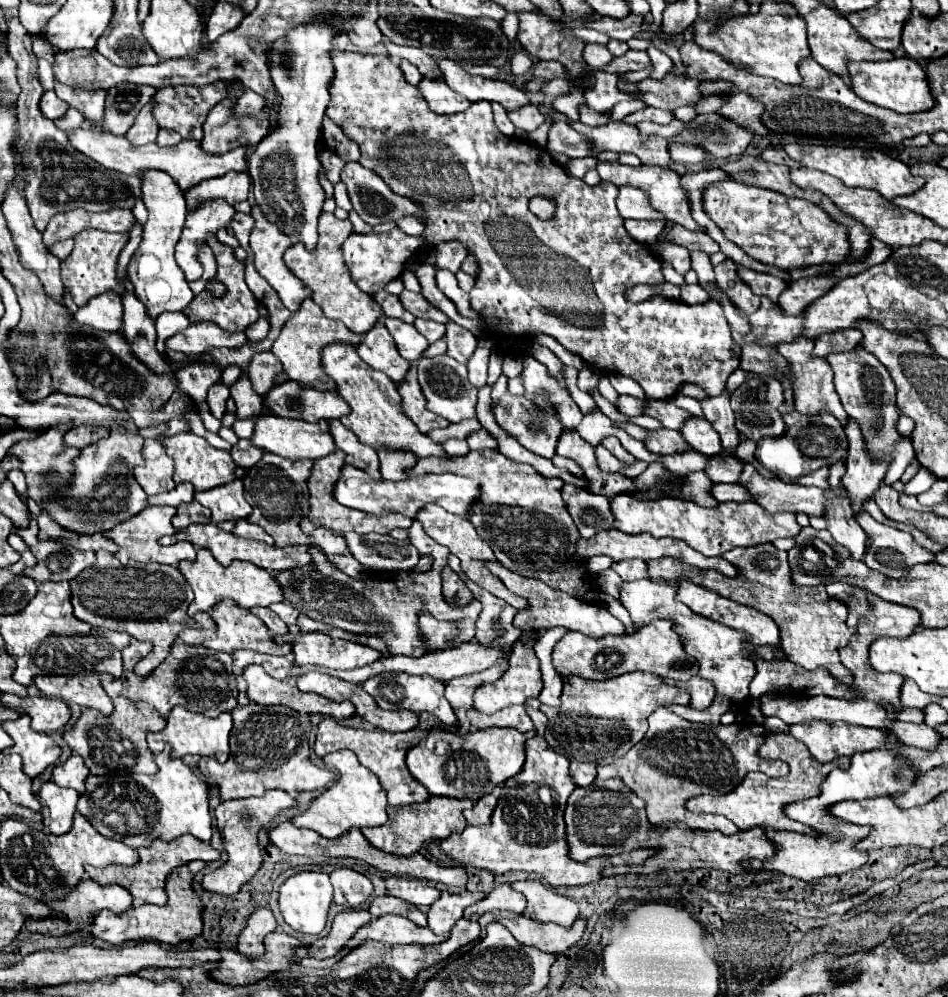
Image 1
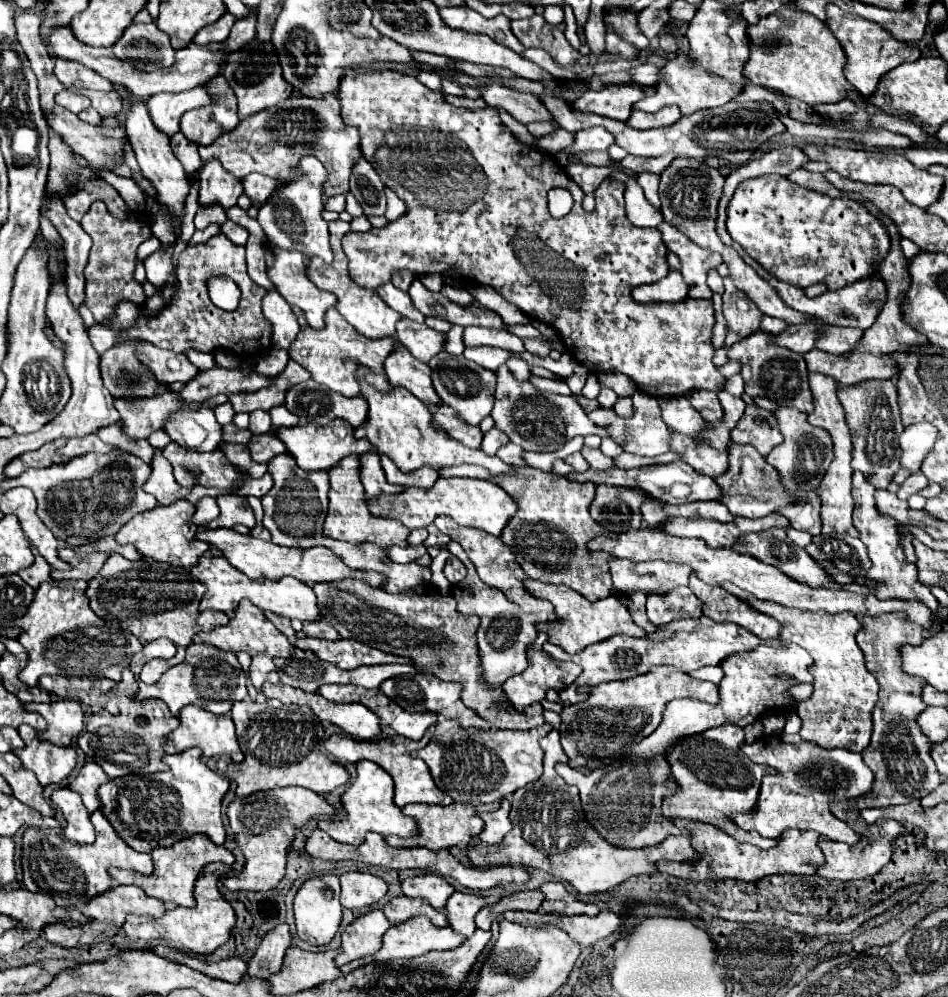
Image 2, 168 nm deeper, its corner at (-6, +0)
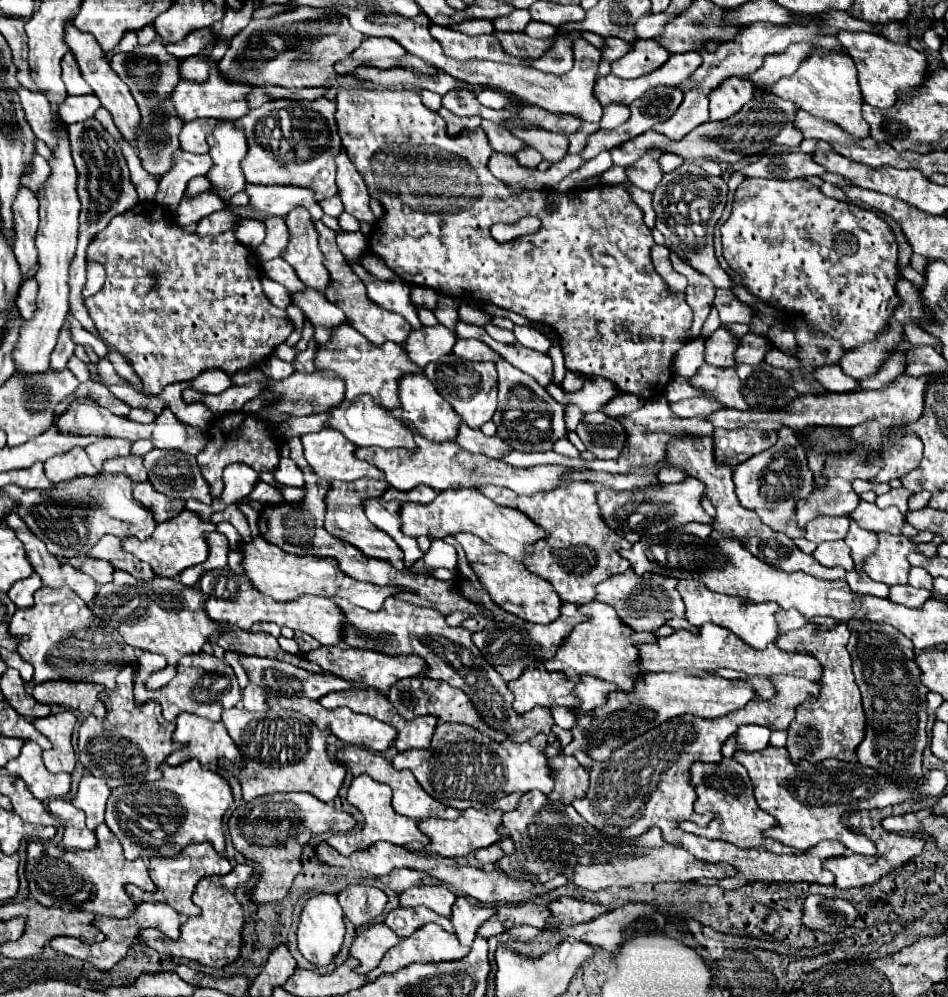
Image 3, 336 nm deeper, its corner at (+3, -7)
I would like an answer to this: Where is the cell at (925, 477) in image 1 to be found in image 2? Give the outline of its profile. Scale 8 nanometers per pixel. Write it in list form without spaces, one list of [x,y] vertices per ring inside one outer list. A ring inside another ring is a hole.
[[[915,472],[915,474],[911,474],[911,476],[899,486],[897,496],[899,496],[901,500],[907,500],[911,494],[917,494],[917,492],[923,490],[925,486],[927,486],[927,478],[925,478],[921,472]]]

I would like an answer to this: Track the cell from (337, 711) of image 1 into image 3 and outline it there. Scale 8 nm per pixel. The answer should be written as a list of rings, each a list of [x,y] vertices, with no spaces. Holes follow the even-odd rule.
[[[302,699],[302,715],[306,715],[308,719],[314,721],[314,725],[318,729],[330,729],[344,745],[364,745],[366,749],[370,751],[384,751],[392,745],[394,737],[396,737],[396,729],[370,717],[370,715],[358,715],[354,713],[352,709],[346,709],[346,707],[340,707],[340,709],[324,709],[318,701],[310,701],[310,699]]]

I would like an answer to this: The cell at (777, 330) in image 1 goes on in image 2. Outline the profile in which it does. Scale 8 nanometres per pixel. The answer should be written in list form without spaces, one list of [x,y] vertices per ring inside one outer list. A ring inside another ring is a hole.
[[[755,332],[741,342],[733,344],[727,350],[727,358],[733,362],[741,362],[741,376],[745,382],[745,392],[755,398],[763,396],[779,406],[795,406],[805,414],[811,414],[813,410],[813,398],[811,398],[811,388],[807,382],[807,366],[801,354],[795,354],[787,348],[777,348],[769,344],[771,334],[767,332]]]

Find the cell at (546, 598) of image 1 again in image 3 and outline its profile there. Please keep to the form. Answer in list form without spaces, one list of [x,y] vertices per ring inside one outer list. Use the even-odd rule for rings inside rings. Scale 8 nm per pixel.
[[[600,601],[584,604],[579,610],[583,614],[590,615],[590,619],[580,623],[580,627],[576,627],[574,633],[570,633],[564,639],[564,643],[556,649],[554,657],[544,661],[544,667],[562,671],[568,677],[578,677],[582,673],[594,675],[594,677],[616,683],[618,689],[622,689],[622,691],[630,691],[634,681],[642,675],[642,671],[636,667],[636,661],[638,661],[636,645],[650,643],[656,639],[656,635],[634,631],[618,617],[618,613],[610,605],[604,605]]]

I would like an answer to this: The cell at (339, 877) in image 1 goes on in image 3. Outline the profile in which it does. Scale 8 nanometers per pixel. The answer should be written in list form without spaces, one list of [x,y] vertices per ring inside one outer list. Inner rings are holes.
[[[348,885],[338,893],[338,903],[346,919],[350,919],[354,925],[364,925],[384,911],[388,897],[384,891],[376,887]]]

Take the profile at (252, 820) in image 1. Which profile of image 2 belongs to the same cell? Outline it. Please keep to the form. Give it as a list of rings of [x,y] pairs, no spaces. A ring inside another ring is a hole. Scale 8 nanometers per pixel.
[[[295,786],[295,788],[273,788],[267,792],[257,792],[251,796],[235,798],[229,808],[229,824],[235,832],[235,842],[241,846],[245,856],[245,868],[241,874],[225,878],[225,886],[229,890],[253,890],[253,892],[267,892],[277,888],[277,884],[285,876],[287,854],[295,838],[295,830],[303,828],[309,820],[317,818],[331,818],[335,808],[319,794]]]

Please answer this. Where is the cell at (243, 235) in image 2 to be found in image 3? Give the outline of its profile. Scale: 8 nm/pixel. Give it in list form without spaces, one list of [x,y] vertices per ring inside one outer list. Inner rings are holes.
[[[240,219],[232,233],[238,243],[256,249],[264,241],[264,223],[258,219]]]

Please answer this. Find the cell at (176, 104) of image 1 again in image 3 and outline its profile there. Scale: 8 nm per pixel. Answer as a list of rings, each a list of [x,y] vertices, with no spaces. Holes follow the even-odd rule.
[[[202,119],[186,123],[180,131],[180,147],[190,153],[208,153],[206,137],[216,129],[216,125],[220,125],[220,121]]]

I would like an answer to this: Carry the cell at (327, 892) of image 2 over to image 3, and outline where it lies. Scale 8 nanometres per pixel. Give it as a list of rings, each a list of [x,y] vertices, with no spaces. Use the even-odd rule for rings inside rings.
[[[320,893],[306,901],[306,905],[300,913],[296,937],[298,937],[298,951],[312,965],[326,967],[334,959],[334,955],[342,947],[342,937],[344,937],[344,915],[342,915],[342,909],[340,909],[334,893]]]

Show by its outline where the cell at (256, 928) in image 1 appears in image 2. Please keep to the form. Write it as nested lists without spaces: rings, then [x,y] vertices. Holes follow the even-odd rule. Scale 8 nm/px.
[[[279,924],[273,928],[257,948],[255,956],[249,960],[249,976],[253,978],[269,978],[277,974],[283,966],[283,958],[291,948],[291,932],[287,924]]]

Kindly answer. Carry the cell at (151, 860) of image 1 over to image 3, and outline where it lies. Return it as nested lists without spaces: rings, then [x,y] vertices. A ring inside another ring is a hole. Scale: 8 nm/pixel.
[[[190,843],[186,849],[182,849],[176,857],[168,857],[168,859],[150,859],[150,877],[156,885],[154,893],[142,891],[140,887],[134,885],[126,885],[126,893],[138,903],[138,901],[146,901],[146,903],[168,903],[172,909],[176,909],[182,917],[196,917],[198,915],[198,907],[192,903],[192,893],[196,883],[206,877],[206,875],[226,875],[232,871],[232,865],[228,863],[226,857],[222,857],[220,853],[216,853],[212,849],[210,843]]]

